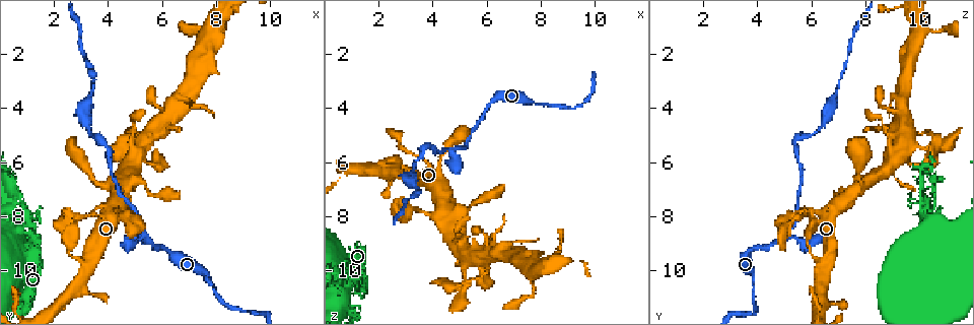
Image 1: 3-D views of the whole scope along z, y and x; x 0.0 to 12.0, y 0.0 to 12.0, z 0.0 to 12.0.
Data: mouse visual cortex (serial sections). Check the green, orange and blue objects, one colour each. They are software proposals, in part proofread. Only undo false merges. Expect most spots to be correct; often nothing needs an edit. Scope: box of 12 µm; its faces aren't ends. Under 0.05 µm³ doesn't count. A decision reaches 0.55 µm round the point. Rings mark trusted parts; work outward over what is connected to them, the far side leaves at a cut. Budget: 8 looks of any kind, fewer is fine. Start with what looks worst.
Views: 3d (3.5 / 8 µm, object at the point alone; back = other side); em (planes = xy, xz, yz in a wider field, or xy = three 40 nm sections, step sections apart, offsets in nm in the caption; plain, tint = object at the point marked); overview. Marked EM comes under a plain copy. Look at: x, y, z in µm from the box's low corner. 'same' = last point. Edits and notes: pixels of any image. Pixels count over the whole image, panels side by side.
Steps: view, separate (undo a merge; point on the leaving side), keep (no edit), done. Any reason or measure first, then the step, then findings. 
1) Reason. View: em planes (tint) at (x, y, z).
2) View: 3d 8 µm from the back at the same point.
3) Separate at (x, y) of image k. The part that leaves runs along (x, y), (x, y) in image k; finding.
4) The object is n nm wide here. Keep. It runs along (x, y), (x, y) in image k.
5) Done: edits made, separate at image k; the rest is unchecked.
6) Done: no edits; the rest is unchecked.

View: 3d 3.5 µm at (0.9, 7.8, 10.1).

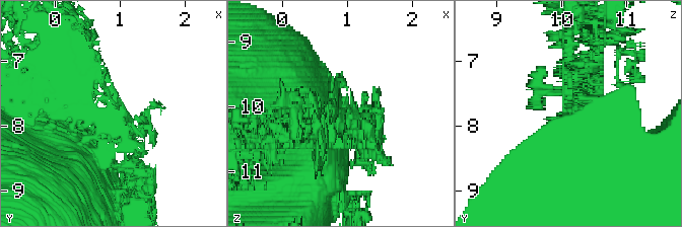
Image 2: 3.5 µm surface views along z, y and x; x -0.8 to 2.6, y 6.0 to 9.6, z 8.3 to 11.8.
View: em xy step 2 (tint) at (0.85, 7.80, 10.15).

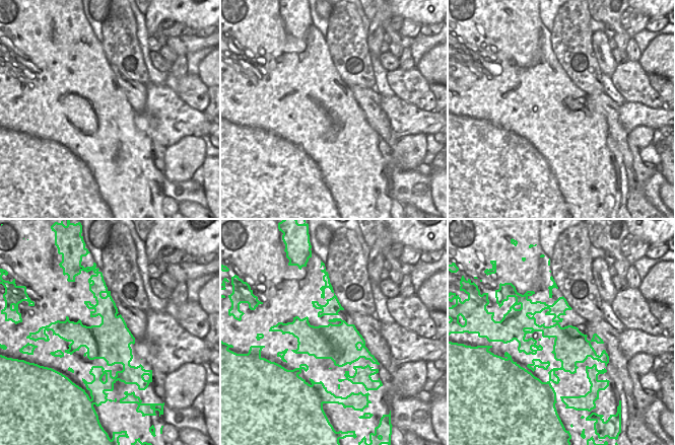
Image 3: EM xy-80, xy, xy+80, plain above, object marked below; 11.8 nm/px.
Keep. One cell here.

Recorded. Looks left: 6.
Sharp bend. View: 3d 3.5 µm at (5.3, 8.6, 5.1).

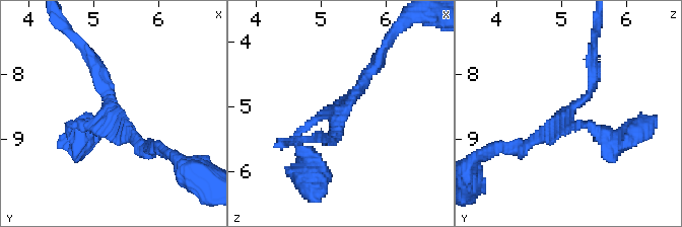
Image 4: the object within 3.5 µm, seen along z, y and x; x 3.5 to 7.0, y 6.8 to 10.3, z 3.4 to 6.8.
View: em xy step 3 (tint) at (5.35, 8.60, 5.05).

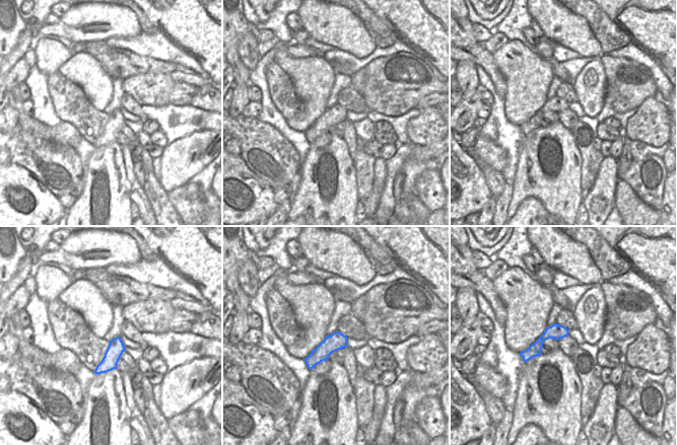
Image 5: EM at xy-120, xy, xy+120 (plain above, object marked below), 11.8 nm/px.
View: em planes (tint) at the same point.

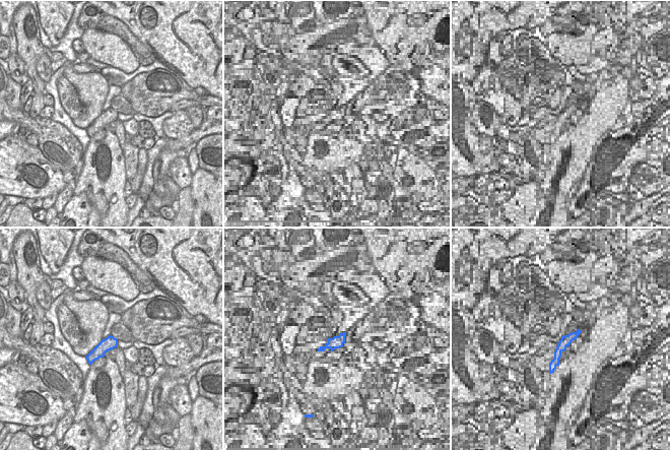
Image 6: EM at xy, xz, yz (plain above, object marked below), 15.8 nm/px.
Keep. It runs along (521, 148), (592, 89), (592, 64) in image 4; all the same cell.

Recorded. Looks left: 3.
Abrupt turn. View: 3d 3.5 µm at (3.7, 5.2, 5.4).

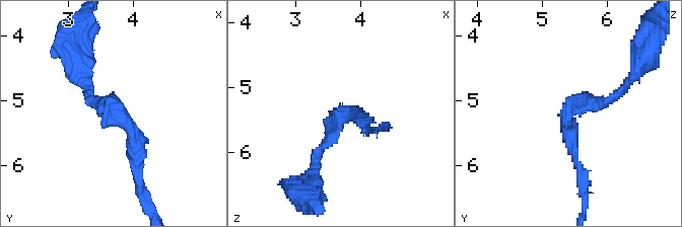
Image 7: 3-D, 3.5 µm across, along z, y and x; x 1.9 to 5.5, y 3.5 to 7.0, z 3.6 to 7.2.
View: em xy step 1 (tint) at (3.70, 5.15, 5.40).

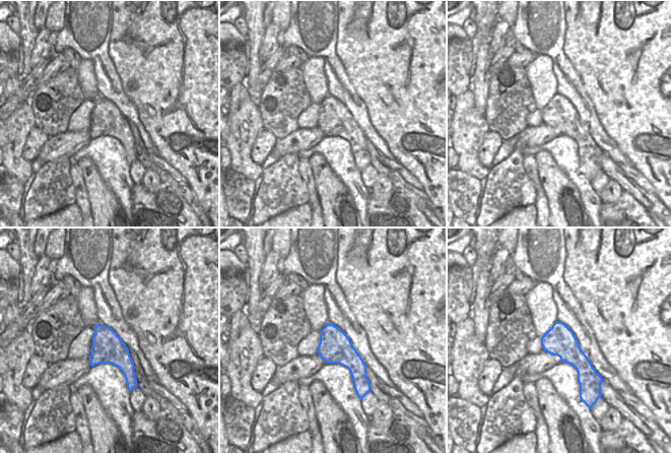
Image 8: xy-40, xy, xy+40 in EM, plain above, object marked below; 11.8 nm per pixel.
The arms are 150, 150 nm wide. Keep. One cell here.

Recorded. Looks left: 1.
Done: no edits; the rest is unchecked.

